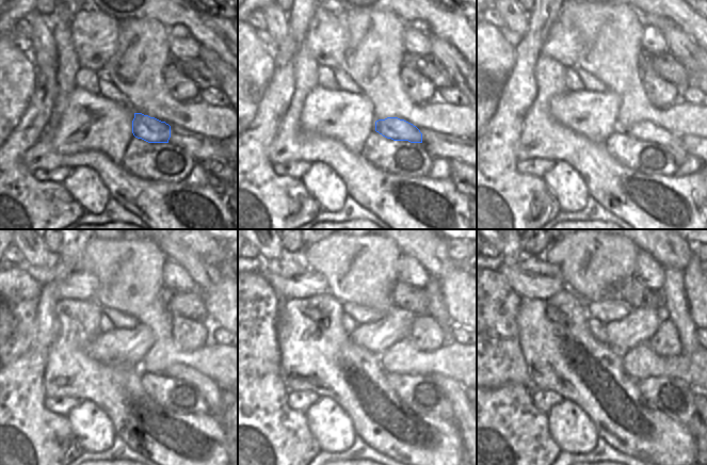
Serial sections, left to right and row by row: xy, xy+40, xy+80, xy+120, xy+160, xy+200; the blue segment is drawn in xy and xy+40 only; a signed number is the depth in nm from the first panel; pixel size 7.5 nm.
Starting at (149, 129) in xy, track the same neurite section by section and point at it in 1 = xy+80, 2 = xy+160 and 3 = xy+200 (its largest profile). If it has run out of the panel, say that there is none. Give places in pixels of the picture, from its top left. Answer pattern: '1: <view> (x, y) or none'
1: xy+80 (643, 130)
2: xy+160 (453, 390)
3: xy+200 (691, 385)

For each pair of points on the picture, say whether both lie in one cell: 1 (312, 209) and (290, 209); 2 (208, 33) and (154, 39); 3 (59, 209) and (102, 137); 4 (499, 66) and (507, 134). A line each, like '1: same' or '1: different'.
1: same
2: different
3: different
4: different

